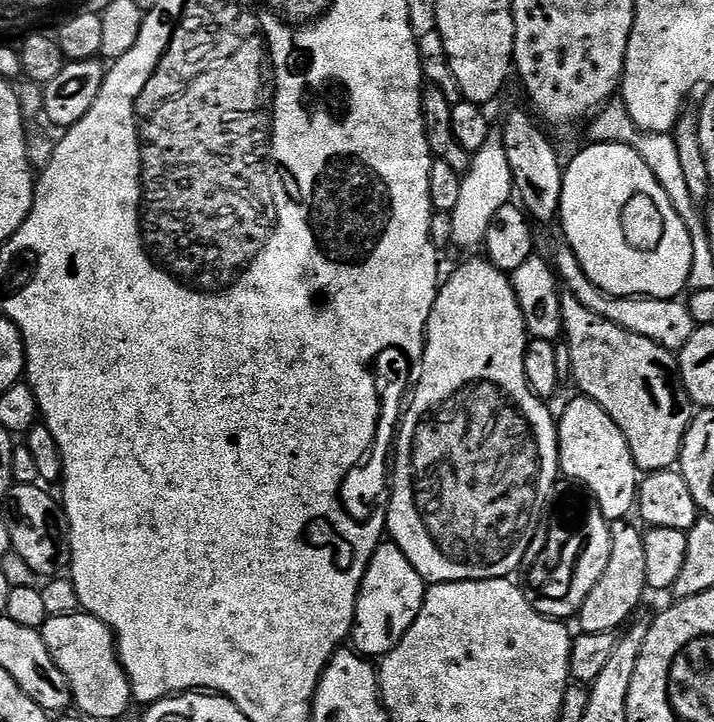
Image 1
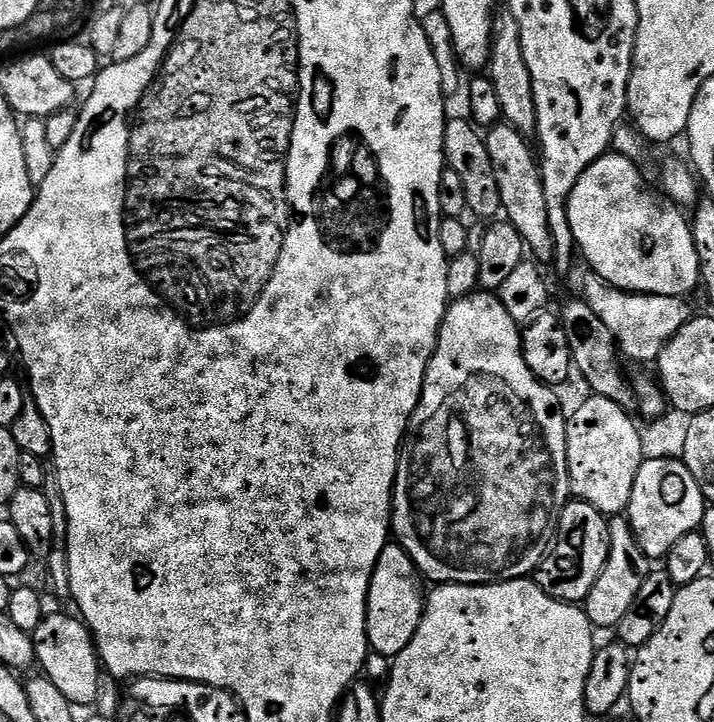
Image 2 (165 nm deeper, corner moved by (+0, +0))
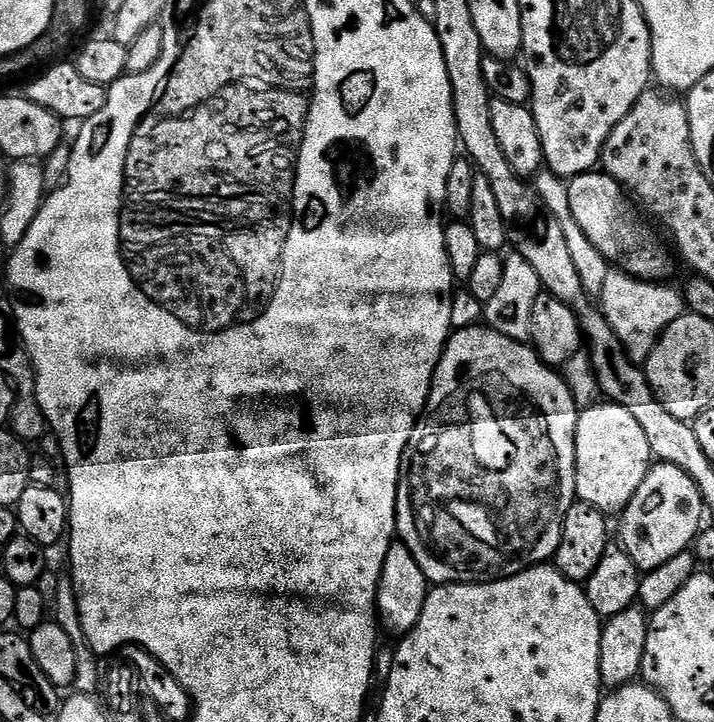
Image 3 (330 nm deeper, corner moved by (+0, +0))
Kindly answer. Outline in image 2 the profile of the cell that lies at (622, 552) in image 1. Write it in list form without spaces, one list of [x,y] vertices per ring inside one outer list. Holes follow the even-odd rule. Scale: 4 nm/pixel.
[[[621,514],[611,517],[608,520],[608,557],[606,558],[606,566],[602,566],[602,574],[598,574],[598,582],[594,582],[594,586],[590,586],[590,594],[582,602],[584,613],[588,615],[588,620],[593,629],[608,628],[608,630],[614,630],[618,626],[618,622],[622,622],[623,616],[630,611],[634,598],[638,598],[638,590],[642,590],[642,582],[646,582],[649,571],[649,558],[642,550],[640,543],[636,541],[636,536],[632,533],[632,526],[628,522],[627,515]]]

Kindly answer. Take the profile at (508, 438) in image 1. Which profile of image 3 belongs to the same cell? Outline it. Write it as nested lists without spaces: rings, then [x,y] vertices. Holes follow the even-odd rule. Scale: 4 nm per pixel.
[[[491,326],[484,328],[460,328],[457,327],[452,335],[448,337],[448,345],[444,347],[444,353],[441,354],[440,360],[436,363],[436,372],[432,375],[432,389],[428,395],[428,405],[424,407],[424,414],[416,421],[416,428],[412,431],[410,442],[404,451],[404,460],[400,464],[400,485],[396,491],[396,530],[399,539],[407,546],[421,567],[422,574],[427,581],[433,585],[442,584],[491,584],[494,580],[505,580],[514,574],[524,572],[528,568],[534,568],[537,564],[551,561],[555,557],[562,530],[564,529],[564,519],[566,514],[572,509],[572,505],[577,503],[576,498],[576,417],[578,409],[576,399],[573,398],[572,392],[568,389],[568,381],[555,367],[543,364],[539,356],[527,343],[510,338],[502,334],[498,329]]]

